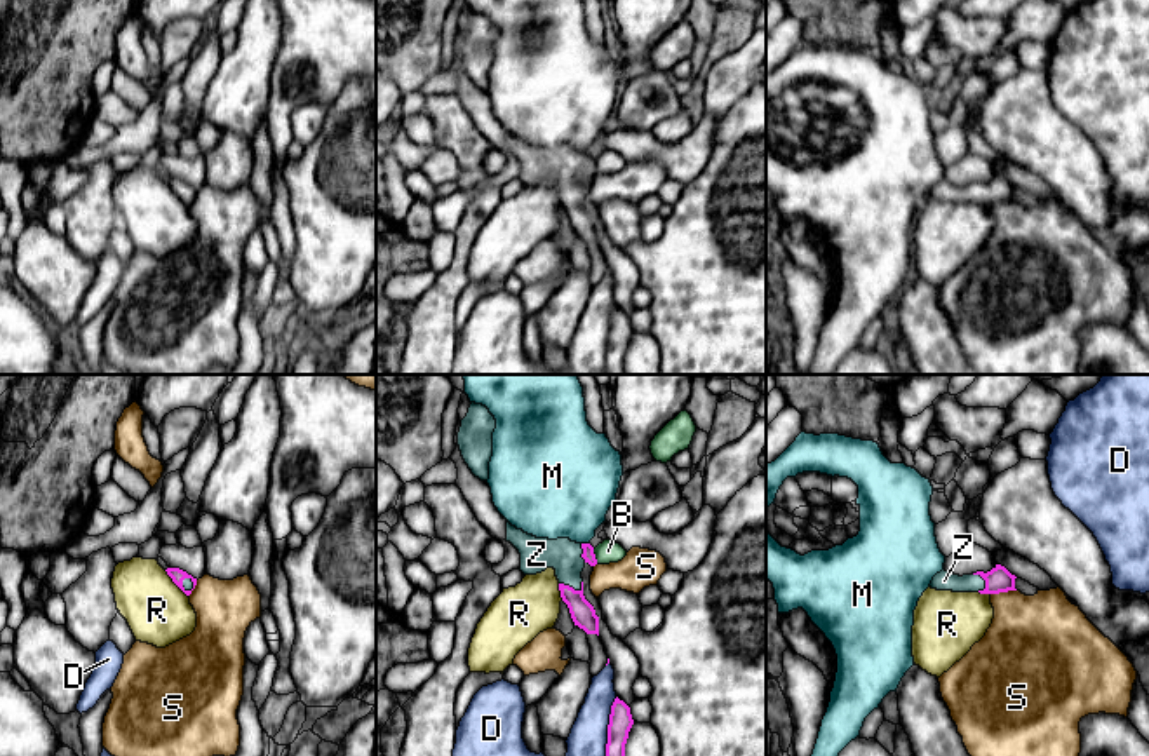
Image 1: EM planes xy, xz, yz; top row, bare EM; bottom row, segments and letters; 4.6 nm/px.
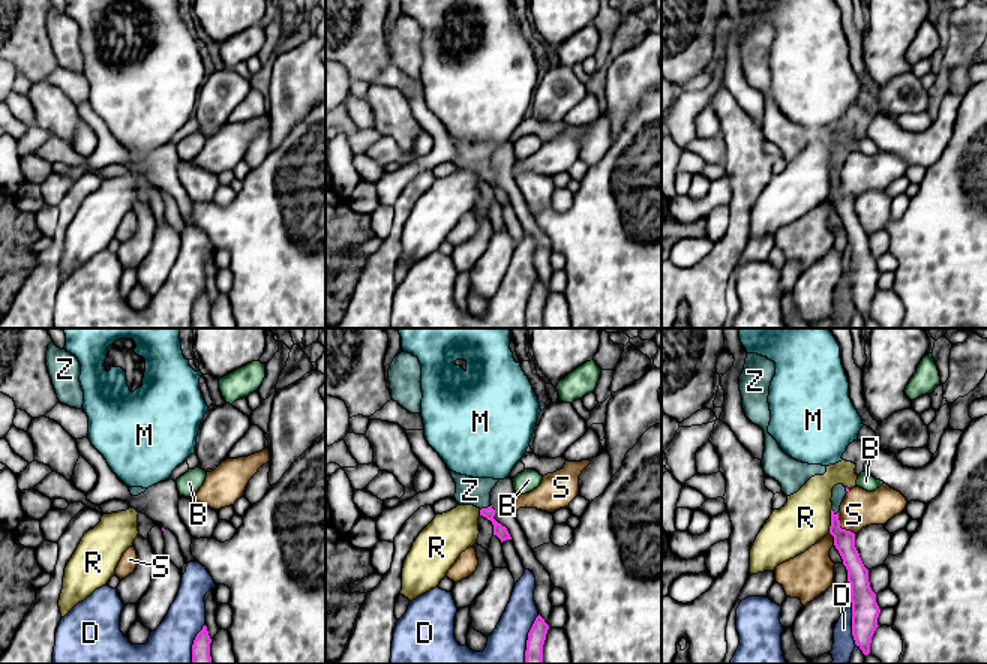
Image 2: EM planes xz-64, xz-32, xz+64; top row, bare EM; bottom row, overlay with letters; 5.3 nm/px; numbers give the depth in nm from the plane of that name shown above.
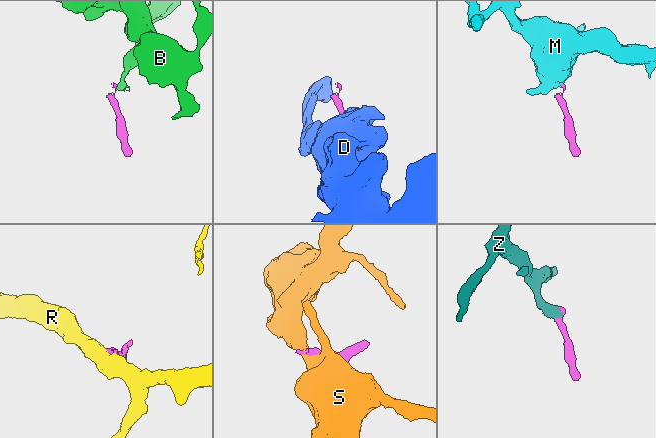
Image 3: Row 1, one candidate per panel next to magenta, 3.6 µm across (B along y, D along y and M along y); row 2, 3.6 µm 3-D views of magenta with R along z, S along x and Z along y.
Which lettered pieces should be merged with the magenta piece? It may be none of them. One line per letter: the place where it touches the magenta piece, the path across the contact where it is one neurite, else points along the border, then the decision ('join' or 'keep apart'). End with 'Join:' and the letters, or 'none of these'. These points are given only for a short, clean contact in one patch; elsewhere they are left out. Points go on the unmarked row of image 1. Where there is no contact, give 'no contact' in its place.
B: contact xz (594, 166); border xz (592, 159), (598, 173); keep apart
D: contact xz (608, 340); keep apart
M: contact xz (585, 154); border xz (582, 152), (589, 154); keep apart
R: contact xy (174, 192); border xy (164, 180), (187, 206); keep apart
S: contact yz (1003, 201); keep apart
Z: contact xz (571, 197); way xz (582, 222), (571, 197), (549, 164), (537, 164); join
Join: Z

